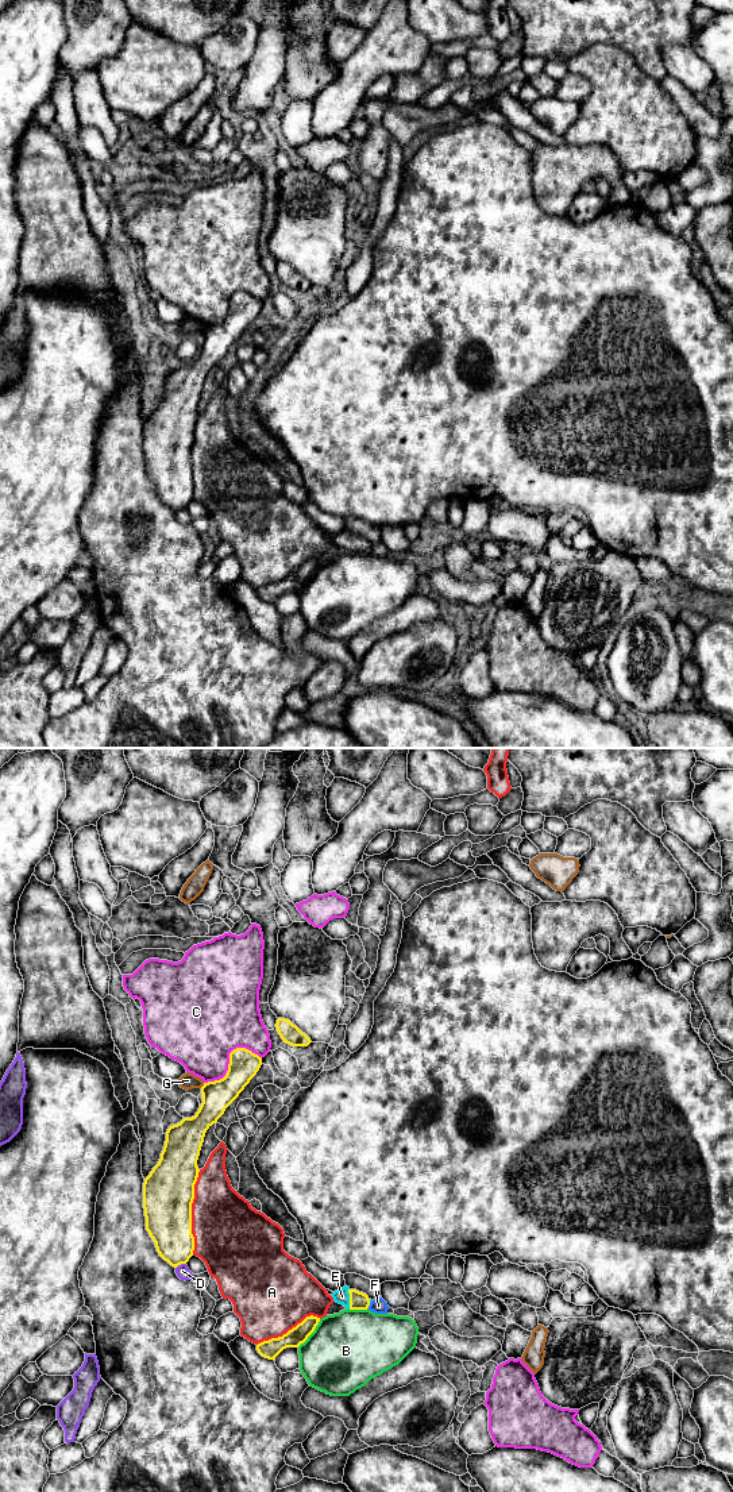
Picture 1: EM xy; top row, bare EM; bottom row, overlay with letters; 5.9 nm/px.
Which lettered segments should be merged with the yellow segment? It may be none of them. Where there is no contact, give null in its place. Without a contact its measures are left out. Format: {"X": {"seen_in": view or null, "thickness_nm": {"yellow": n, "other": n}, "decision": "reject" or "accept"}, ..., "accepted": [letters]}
{"A": {"seen_in": "xy", "thickness_nm": {"yellow": 300, "other": 400}, "decision": "reject"}, "B": {"seen_in": "xy", "thickness_nm": {"yellow": 110, "other": 460}, "decision": "reject"}, "C": {"seen_in": "xy", "thickness_nm": {"yellow": 180, "other": 460}, "decision": "reject"}, "D": {"seen_in": "xy", "thickness_nm": {"yellow": 280, "other": 80}, "decision": "reject"}, "E": {"seen_in": "xy", "thickness_nm": {"yellow": 110, "other": 90}, "decision": "accept"}, "F": {"seen_in": "xy", "thickness_nm": {"yellow": 110, "other": 90}, "decision": "reject"}, "G": {"seen_in": "xy", "thickness_nm": {"yellow": 180, "other": 90}, "decision": "reject"}, "accepted": ["E"]}

